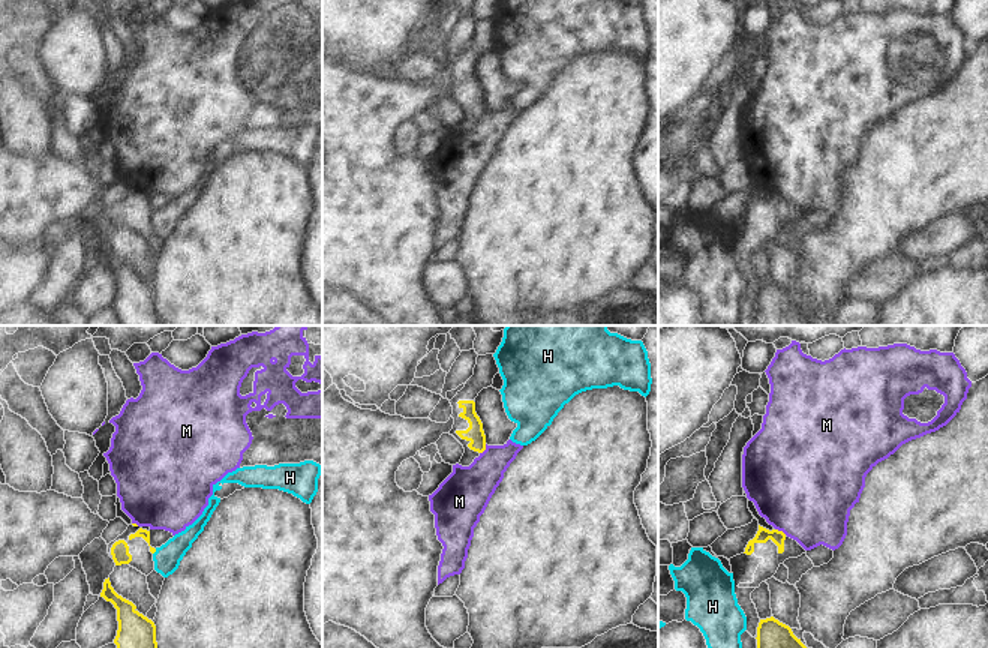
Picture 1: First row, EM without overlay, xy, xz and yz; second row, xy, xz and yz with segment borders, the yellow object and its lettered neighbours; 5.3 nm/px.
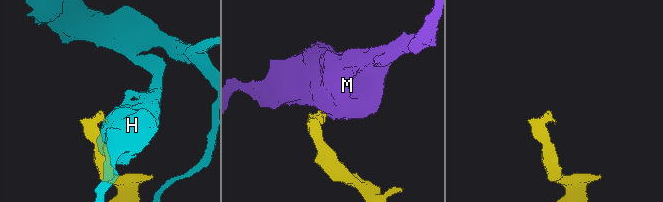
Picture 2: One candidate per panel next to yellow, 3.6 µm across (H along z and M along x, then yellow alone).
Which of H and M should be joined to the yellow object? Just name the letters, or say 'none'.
none

